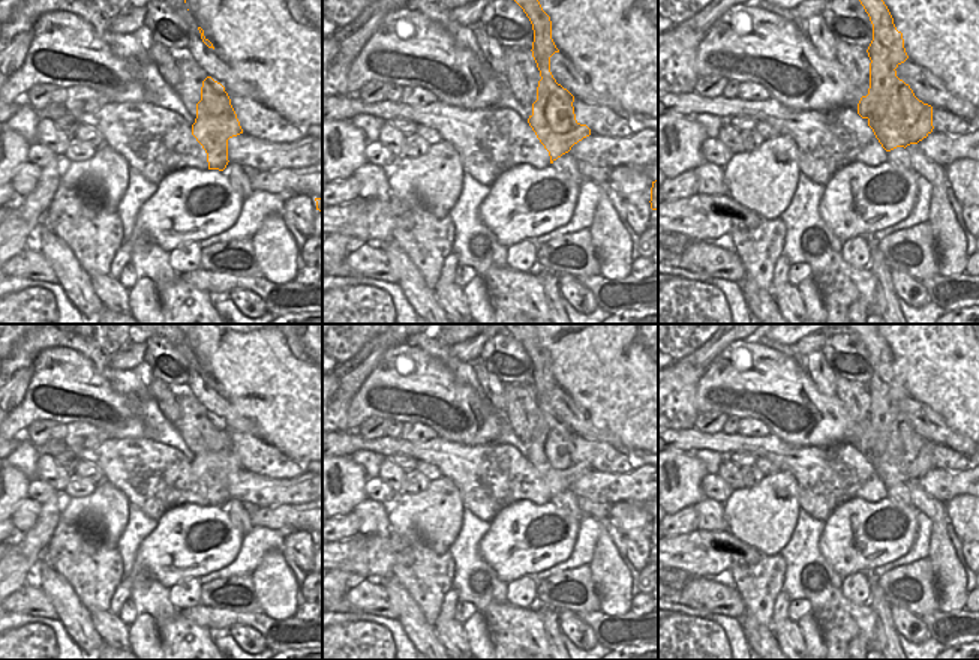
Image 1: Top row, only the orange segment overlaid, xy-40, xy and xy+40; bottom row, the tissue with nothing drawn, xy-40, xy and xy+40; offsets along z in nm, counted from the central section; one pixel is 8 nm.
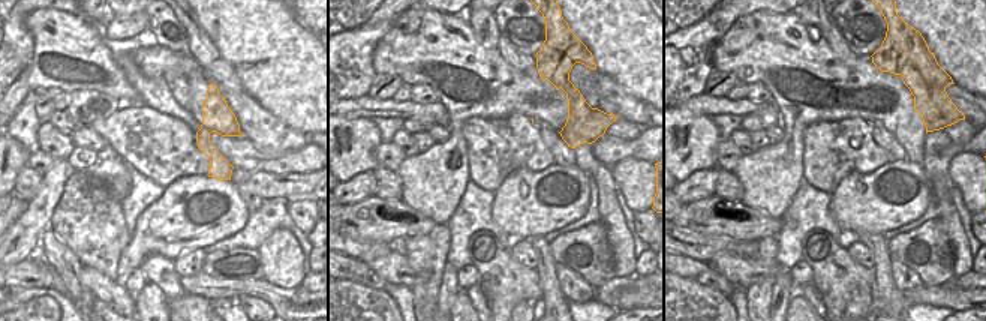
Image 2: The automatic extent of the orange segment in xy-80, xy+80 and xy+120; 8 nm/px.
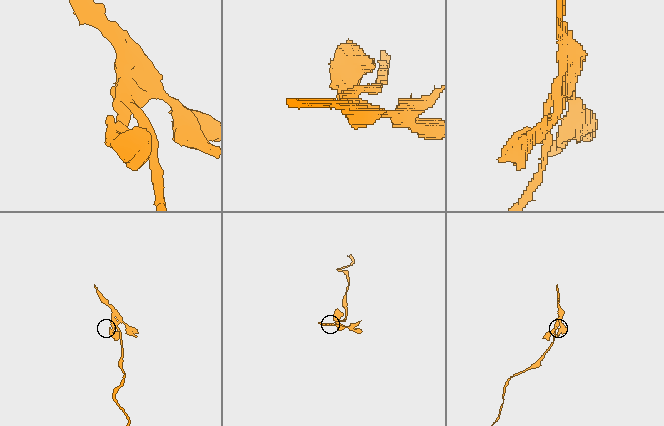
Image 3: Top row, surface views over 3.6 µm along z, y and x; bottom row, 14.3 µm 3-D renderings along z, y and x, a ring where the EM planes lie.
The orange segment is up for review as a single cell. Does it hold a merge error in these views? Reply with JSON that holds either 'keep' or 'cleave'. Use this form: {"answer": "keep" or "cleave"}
{"answer": "cleave"}

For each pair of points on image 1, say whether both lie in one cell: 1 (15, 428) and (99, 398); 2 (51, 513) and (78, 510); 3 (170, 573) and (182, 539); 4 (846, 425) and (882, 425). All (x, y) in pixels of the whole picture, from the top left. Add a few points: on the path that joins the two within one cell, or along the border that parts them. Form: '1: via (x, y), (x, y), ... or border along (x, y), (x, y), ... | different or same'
1: via (30, 401), (38, 384), (65, 384), (72, 390) | same
2: border along (65, 498), (59, 519) | different
3: via (176, 564), (176, 551), (179, 548) | same
4: border along (841, 401), (852, 417), (868, 422), (858, 447) | different

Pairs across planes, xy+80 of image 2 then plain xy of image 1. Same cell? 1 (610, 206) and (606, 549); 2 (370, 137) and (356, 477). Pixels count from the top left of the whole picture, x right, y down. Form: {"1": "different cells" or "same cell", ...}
{"1": "same cell", "2": "same cell"}

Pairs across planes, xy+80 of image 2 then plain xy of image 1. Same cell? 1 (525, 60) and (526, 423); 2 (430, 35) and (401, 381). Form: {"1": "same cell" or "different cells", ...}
{"1": "same cell", "2": "same cell"}

